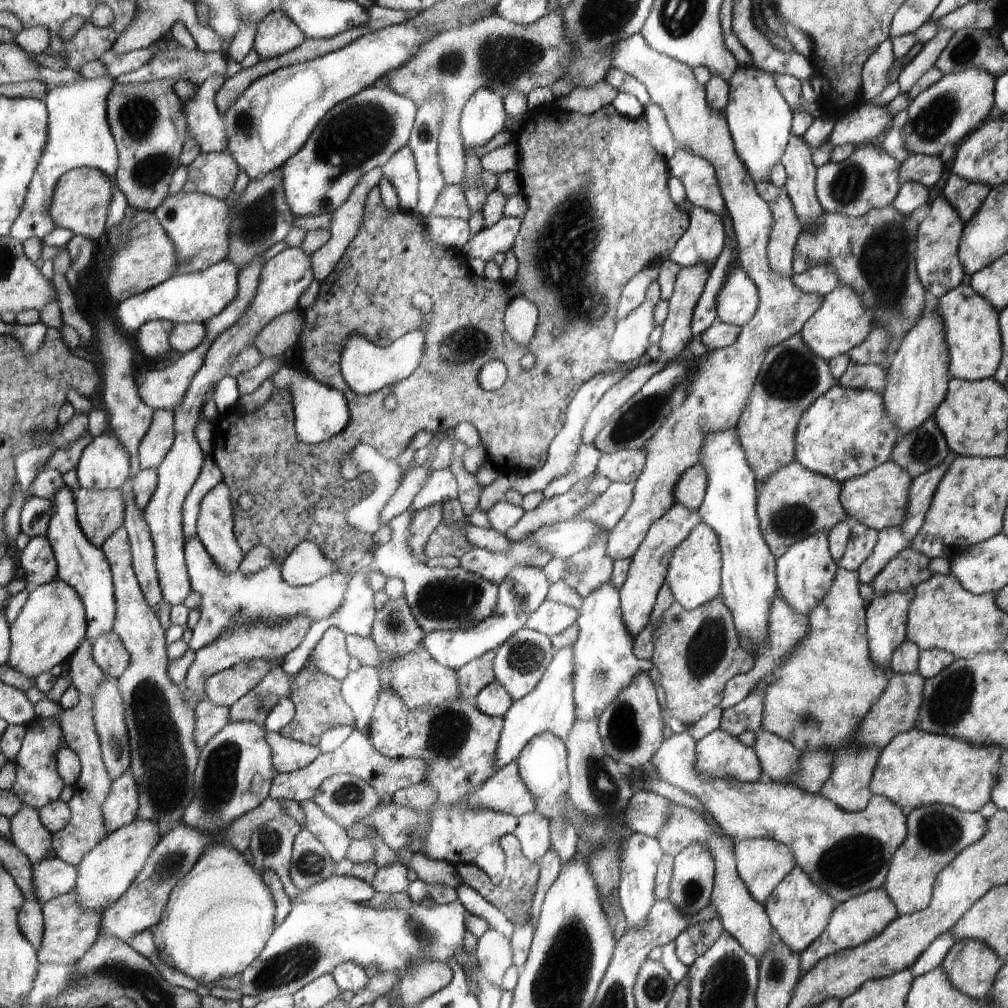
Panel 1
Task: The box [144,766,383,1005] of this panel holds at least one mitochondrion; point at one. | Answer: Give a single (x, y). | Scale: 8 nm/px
(292, 964)

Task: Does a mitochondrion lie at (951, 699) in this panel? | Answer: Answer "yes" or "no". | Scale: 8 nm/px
yes

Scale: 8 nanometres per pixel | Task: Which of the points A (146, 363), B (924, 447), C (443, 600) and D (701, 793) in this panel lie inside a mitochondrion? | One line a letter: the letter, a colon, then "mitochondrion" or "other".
A: other
B: mitochondrion
C: mitochondrion
D: other

